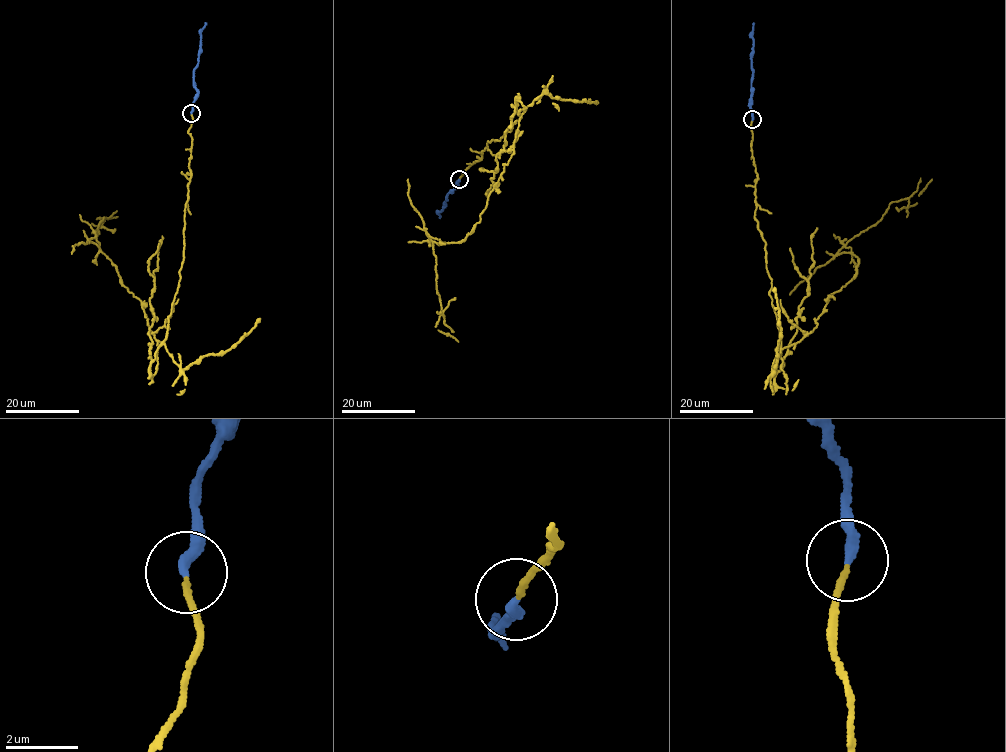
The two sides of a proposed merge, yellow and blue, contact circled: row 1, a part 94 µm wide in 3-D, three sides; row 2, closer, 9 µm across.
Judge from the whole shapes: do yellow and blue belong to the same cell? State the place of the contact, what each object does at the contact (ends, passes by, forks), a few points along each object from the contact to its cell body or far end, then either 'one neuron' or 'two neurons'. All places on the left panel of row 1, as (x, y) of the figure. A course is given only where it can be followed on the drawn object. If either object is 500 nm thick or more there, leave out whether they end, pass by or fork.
(191, 113) | yellow ends | blue ends | yellow via (192, 113), (184, 260), (163, 343), (149, 327), (142, 303), (122, 284), (96, 239), (104, 218), (117, 216) | blue via (192, 113), (192, 103), (198, 93), (194, 69), (200, 50), (200, 30), (206, 22) | two neurons

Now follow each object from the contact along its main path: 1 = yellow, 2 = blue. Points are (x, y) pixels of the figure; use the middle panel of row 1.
1: (459, 179), (521, 117), (480, 220), (463, 240), (432, 243), (442, 315), (458, 341)
2: (459, 179), (457, 186), (445, 197), (445, 205), (438, 213), (440, 217)

